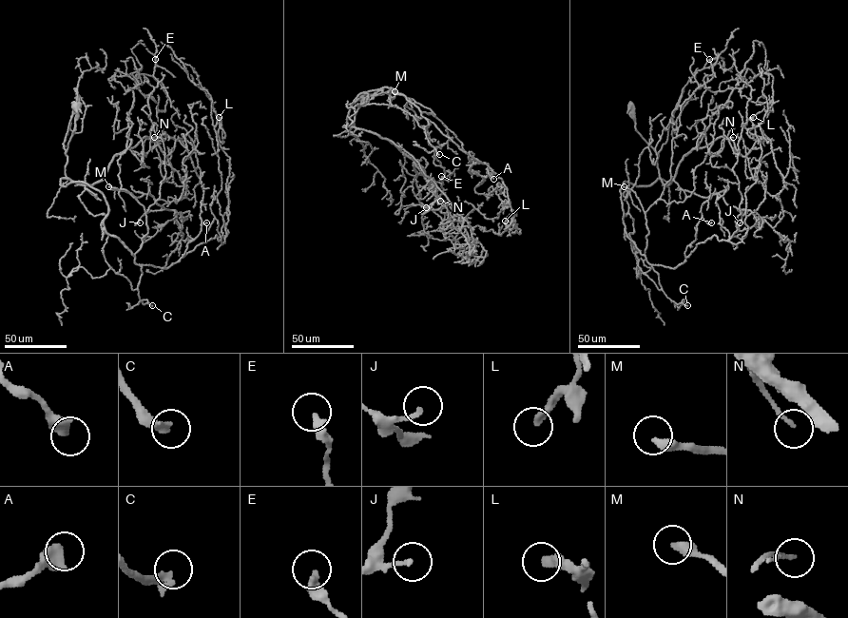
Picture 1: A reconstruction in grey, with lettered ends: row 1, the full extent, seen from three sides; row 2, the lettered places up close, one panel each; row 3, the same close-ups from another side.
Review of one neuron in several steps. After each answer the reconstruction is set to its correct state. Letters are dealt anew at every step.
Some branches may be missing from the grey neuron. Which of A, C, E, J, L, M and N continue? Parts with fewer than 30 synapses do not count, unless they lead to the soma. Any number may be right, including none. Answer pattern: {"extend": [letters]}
{"extend": ["C", "M", "N"]}

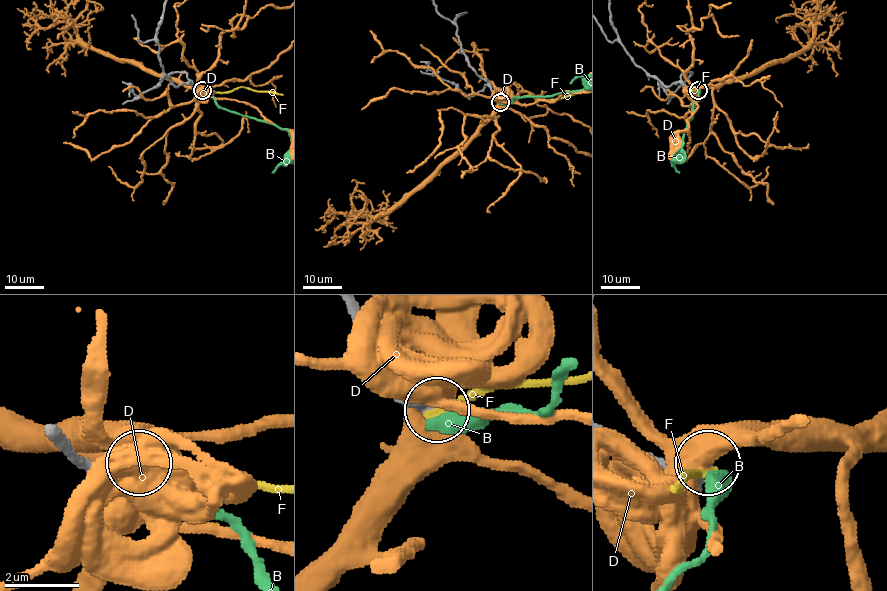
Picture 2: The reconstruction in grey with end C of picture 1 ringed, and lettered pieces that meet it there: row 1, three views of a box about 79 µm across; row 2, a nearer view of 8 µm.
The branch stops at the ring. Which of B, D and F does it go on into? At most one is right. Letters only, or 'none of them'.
none of them

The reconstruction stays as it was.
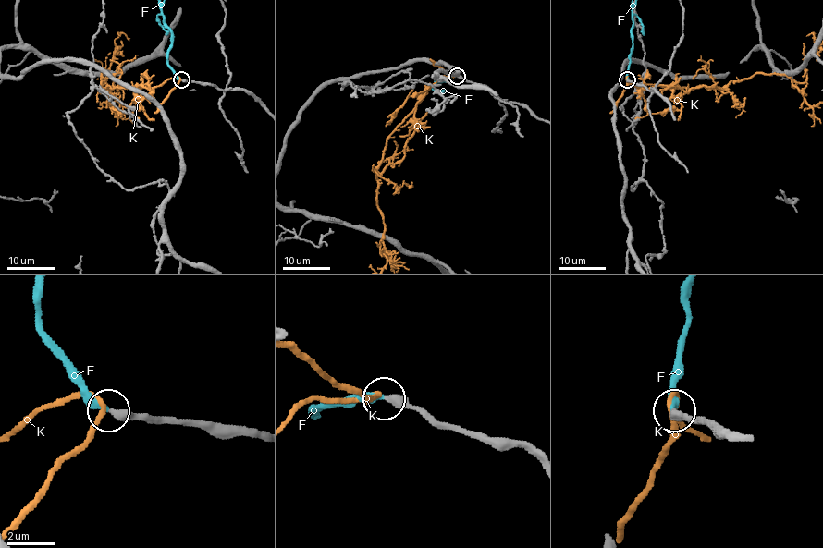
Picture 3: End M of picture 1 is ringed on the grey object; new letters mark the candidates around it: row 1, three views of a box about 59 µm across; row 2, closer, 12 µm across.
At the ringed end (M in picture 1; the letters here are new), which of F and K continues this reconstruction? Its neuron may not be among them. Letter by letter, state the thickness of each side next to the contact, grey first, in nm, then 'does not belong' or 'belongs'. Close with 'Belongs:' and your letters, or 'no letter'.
F: 400/320 nm | belongs
K: 360/190 nm | does not belong
Belongs: F

